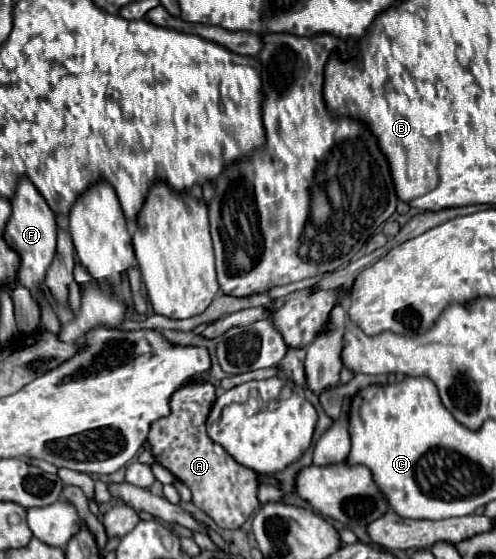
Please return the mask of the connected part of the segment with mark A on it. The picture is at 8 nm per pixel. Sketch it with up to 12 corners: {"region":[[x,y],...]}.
{"region":[[180,386],[152,422],[154,460],[194,506],[236,530],[258,474],[208,438],[216,388]]}

